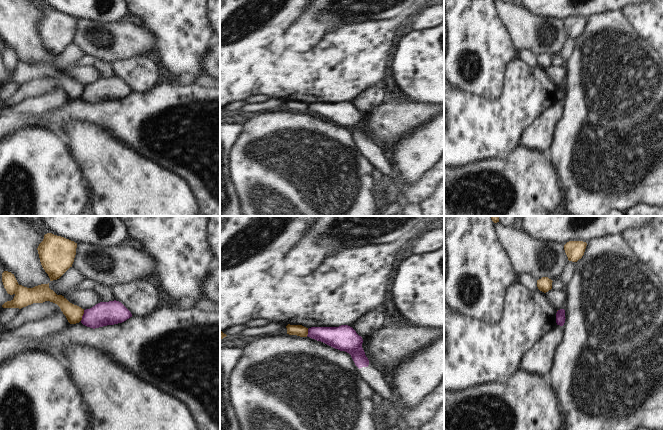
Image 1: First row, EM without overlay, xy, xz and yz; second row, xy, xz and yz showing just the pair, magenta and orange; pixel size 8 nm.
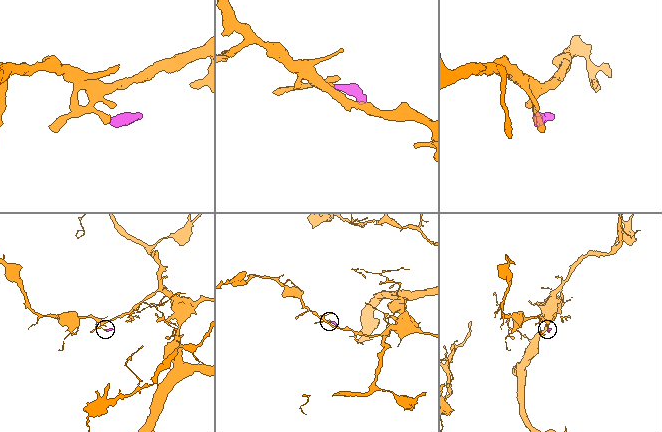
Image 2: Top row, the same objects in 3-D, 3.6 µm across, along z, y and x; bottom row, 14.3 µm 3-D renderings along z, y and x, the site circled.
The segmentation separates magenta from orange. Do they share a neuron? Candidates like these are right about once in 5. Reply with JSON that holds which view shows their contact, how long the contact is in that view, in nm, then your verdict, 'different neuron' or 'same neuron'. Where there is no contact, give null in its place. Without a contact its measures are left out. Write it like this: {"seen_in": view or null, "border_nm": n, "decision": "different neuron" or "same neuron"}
{"seen_in": "xy", "border_nm": 90, "decision": "different neuron"}

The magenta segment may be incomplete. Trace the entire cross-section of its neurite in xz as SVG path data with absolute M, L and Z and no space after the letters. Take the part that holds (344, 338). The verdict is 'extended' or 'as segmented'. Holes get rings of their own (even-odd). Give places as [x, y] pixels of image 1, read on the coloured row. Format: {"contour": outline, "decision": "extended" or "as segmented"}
{"contour": "M348 326L339 327L311 327L308 329L308 337L321 341L335 349L349 353L360 369L360 378L367 382L385 402L392 398L392 388L385 376L378 369L370 368L369 360L362 348L363 339L356 331Z", "decision": "extended"}

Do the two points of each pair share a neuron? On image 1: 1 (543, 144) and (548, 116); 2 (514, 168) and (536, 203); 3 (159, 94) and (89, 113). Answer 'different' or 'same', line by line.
1: same
2: same
3: same

